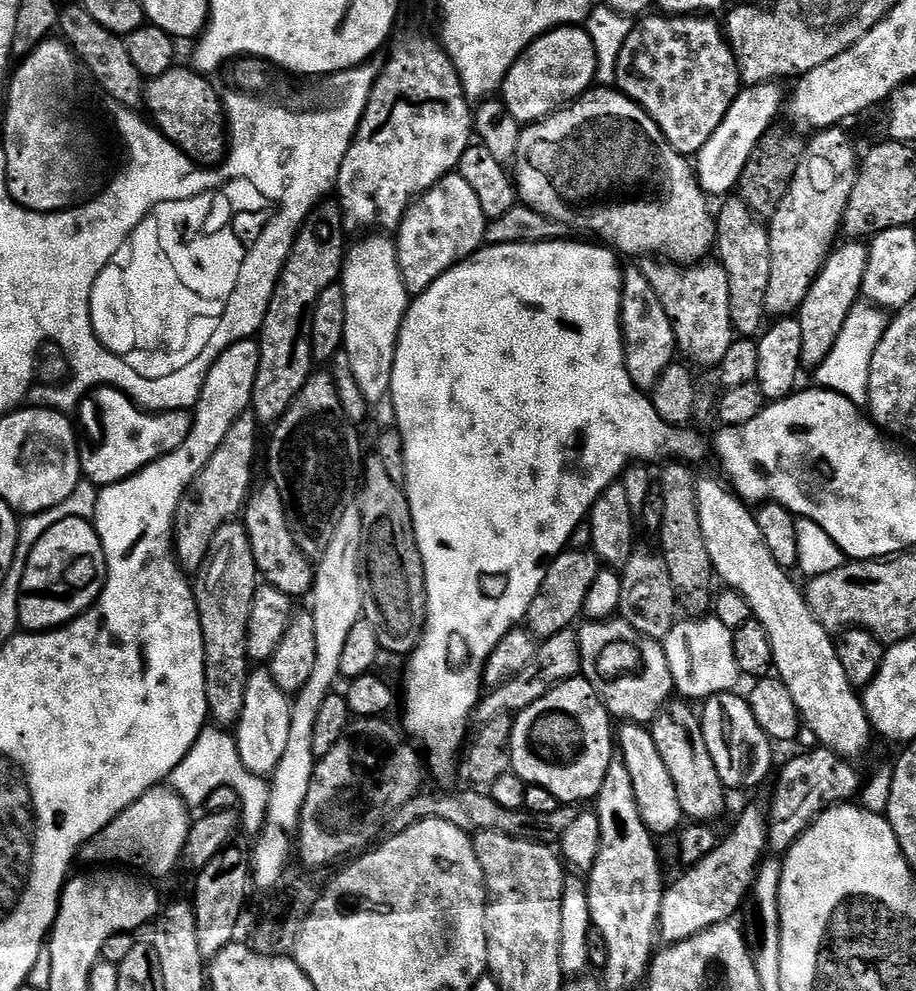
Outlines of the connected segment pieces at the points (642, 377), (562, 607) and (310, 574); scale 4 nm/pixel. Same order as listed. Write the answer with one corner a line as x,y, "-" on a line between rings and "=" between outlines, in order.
625,267
623,274
624,301
620,322
624,325
624,361
636,387
651,390
656,387
660,375
677,359
676,326
660,301
647,271
639,272
636,268
=
565,550
551,561
542,590
530,606
526,624
532,635
537,638
547,638
559,632
569,631
584,616
587,594
590,593
590,588
594,586
595,579
601,572
602,561
591,550
572,551
=
265,482
258,488
247,499
242,523
248,530
259,575
263,583
282,590
282,594
293,598
304,596
307,592
309,595
314,588
314,567
304,557
305,549
290,523
288,505
282,498
282,490
278,490
278,486
271,482

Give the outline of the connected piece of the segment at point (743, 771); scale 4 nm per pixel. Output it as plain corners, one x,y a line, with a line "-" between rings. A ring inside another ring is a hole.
730,691
721,692
719,696
710,696
702,708
706,746
710,746
714,766
718,766
718,774
728,790
752,788
755,784
762,783
772,768
774,748
773,741
769,740
754,718
751,703
745,697
743,700
736,695
735,691

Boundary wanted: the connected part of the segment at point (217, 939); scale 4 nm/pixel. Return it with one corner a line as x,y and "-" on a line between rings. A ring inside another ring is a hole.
235,846
226,847
209,864
199,871
196,882
194,907
199,916
199,945
206,956
220,952
235,941
240,924
248,888
252,886
252,871
249,853

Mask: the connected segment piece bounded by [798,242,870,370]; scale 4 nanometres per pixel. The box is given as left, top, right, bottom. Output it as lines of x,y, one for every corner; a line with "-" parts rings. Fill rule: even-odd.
864,242
844,243
848,244
842,245
841,248
839,245
828,257
798,311
798,319
802,326
802,354
804,355
802,364
805,369
819,368
821,362
830,354
830,350
834,350
834,344
838,342
838,336
846,326
846,318
850,318
850,310
854,310
864,290
869,245

